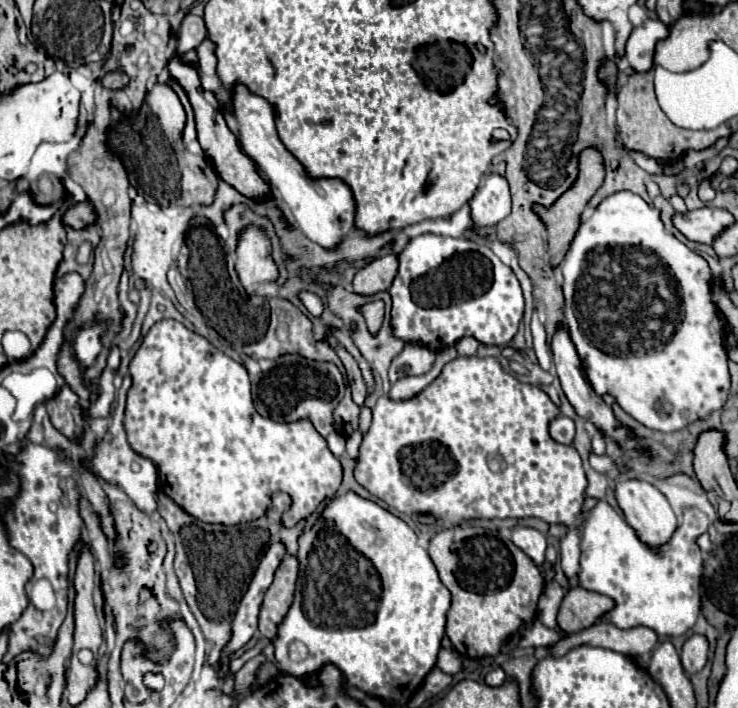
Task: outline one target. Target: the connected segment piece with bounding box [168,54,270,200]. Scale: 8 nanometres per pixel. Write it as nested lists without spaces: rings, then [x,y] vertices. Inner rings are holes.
[[[178,54],[172,56],[172,60],[168,62],[168,74],[172,80],[176,80],[184,92],[188,94],[190,98],[190,104],[194,108],[194,116],[196,116],[196,130],[198,130],[198,140],[202,144],[202,150],[206,152],[206,156],[210,158],[210,162],[214,164],[218,176],[228,182],[230,186],[234,186],[238,192],[242,192],[244,196],[248,198],[256,198],[256,200],[262,200],[266,196],[270,196],[270,184],[264,182],[256,170],[254,170],[254,162],[240,150],[238,146],[238,140],[236,136],[230,132],[230,128],[226,126],[224,122],[224,116],[220,112],[220,104],[216,100],[216,96],[208,90],[204,90],[200,86],[200,74],[196,70],[194,64],[188,64],[188,62],[182,62]]]

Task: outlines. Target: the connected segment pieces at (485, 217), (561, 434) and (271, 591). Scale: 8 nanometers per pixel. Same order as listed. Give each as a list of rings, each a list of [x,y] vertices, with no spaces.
[[[488,174],[470,200],[474,226],[496,226],[510,214],[510,190],[504,176]]]
[[[560,416],[556,418],[552,424],[550,424],[550,436],[560,442],[560,444],[572,444],[574,440],[574,422],[566,416]]]
[[[286,556],[274,576],[272,586],[266,590],[260,618],[258,618],[258,630],[268,640],[274,640],[278,634],[278,626],[284,620],[292,600],[294,600],[294,588],[298,578],[298,558]]]

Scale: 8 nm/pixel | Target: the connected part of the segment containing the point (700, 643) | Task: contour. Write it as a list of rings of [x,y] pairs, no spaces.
[[[692,634],[682,646],[682,668],[688,676],[700,672],[708,662],[708,640],[700,634]]]

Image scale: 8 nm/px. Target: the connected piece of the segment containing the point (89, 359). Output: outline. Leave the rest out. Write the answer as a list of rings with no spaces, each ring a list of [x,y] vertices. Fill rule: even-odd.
[[[94,322],[88,328],[78,330],[78,336],[74,342],[74,352],[82,366],[90,366],[96,360],[96,356],[100,354],[100,350],[102,350],[100,336],[104,334],[104,330],[106,330],[106,322]]]

